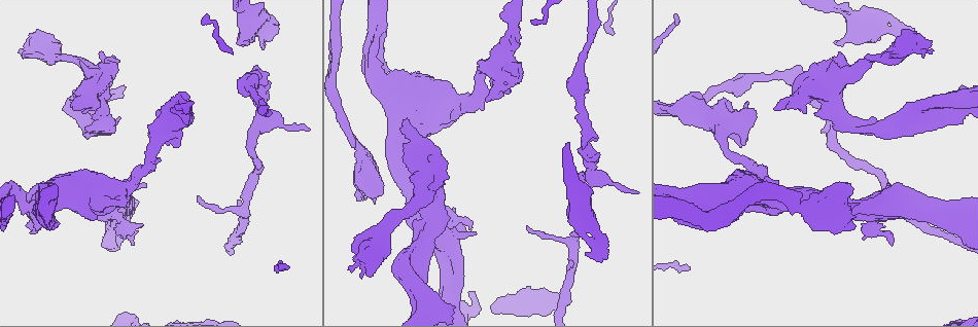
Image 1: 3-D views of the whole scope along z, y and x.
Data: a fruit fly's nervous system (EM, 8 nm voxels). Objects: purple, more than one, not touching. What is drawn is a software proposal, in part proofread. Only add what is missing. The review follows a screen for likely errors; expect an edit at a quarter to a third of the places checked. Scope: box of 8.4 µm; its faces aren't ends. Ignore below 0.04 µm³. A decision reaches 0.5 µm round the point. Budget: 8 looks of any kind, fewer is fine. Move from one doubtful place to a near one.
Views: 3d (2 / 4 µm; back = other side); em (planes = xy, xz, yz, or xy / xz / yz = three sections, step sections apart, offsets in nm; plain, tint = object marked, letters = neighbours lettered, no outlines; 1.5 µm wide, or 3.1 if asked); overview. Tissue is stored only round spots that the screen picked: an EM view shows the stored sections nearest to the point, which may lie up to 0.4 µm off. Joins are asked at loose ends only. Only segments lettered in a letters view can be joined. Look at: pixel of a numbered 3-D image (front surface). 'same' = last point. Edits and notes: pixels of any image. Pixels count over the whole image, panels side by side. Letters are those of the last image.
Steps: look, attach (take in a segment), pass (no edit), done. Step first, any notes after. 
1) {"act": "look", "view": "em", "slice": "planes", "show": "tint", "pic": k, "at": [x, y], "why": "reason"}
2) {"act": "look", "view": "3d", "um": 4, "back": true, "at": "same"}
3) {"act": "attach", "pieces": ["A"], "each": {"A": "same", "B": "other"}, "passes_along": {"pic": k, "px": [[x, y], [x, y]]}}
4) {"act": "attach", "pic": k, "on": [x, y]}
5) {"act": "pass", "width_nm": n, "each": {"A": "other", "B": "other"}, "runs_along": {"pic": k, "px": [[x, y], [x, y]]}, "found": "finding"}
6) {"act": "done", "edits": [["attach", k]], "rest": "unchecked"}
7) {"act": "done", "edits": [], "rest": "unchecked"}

{"act": "look", "view": "3d", "um": 2, "pic": 1, "at": [350, 268], "why": "an open end"}

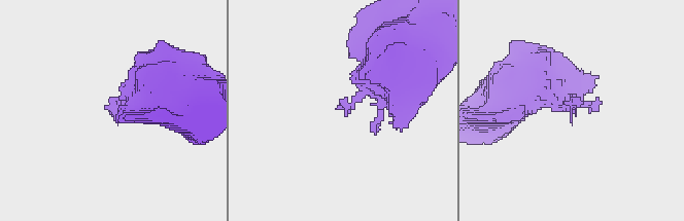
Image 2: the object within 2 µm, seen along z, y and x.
{"act": "look", "view": "em", "slice": "xy", "step": 8, "show": "plain", "pic": 2, "at": [575, 115]}

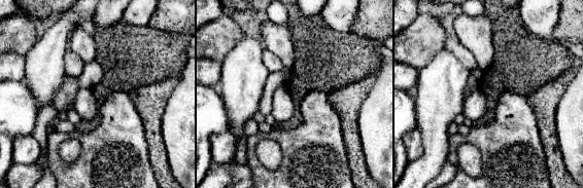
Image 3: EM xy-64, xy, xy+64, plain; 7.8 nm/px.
{"act": "look", "view": "em", "slice": "xy", "step": 8, "show": "letters", "at": "same", "why": "what lies round it"}

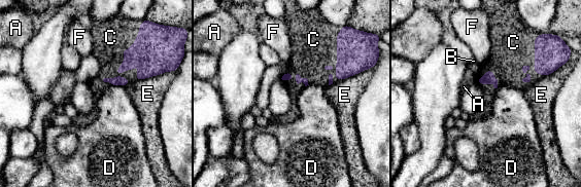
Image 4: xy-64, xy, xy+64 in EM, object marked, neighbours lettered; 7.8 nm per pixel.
{"act": "attach", "pieces": ["C"], "each": {"A": "other", "B": "other", "C": "same", "D": "other", "E": "other", "F": "other"}, "found": "the neuron continues"}

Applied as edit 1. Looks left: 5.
{"act": "look", "view": "overview"}

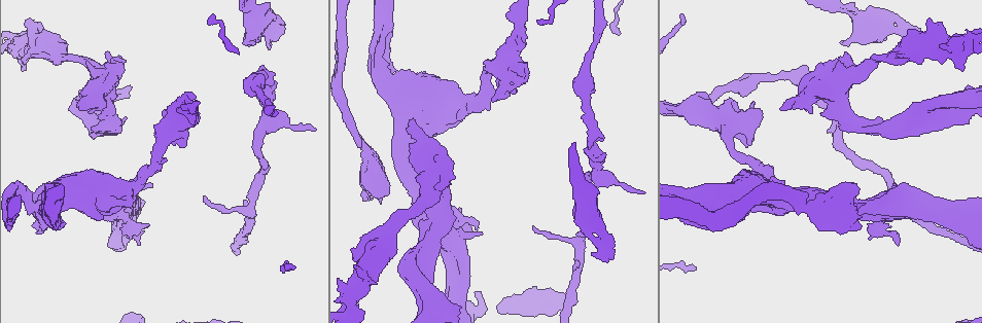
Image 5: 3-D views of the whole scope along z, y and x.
{"act": "look", "view": "em", "slice": "planes", "show": "letters", "pic": 5, "at": [385, 193], "why": "an open end"}

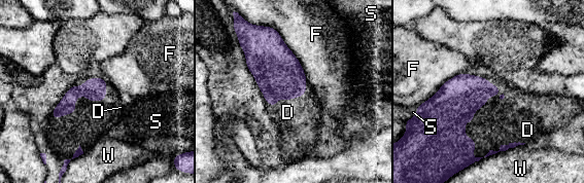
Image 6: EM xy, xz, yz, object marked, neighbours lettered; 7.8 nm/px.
{"act": "attach", "pieces": ["D"], "each": {"D": "same", "F": "other", "S": "other", "W": "other"}, "found": "it goes on there"}

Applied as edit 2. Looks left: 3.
{"act": "done", "edits": [["attach", 4], ["attach", 6]], "rest": "unchecked"}

